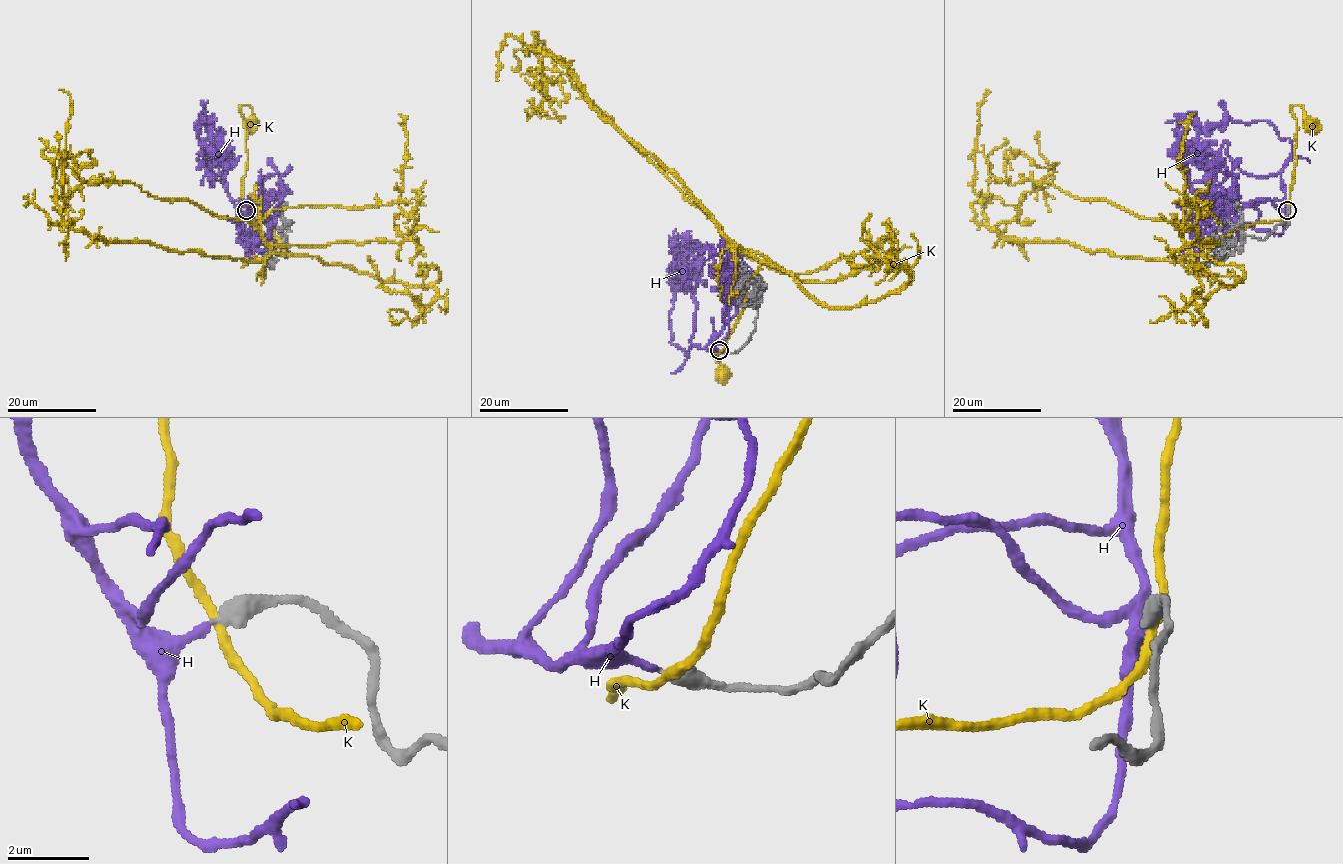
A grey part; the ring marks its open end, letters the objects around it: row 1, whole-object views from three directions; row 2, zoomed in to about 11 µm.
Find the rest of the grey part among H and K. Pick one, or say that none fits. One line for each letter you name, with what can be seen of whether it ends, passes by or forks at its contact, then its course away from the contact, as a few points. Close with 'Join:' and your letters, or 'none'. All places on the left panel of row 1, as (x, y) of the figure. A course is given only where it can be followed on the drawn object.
H: it ends there; it runs (247, 211), (238, 209), (219, 173), (221, 141), (226, 152), (213, 138), (210, 143), (202, 184)
Join: H

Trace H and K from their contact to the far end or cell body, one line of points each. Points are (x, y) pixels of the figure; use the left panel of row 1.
H: (247, 211), (238, 209), (219, 173), (221, 141), (226, 152), (213, 138), (210, 143), (202, 184)
K: (248, 209), (288, 255), (206, 256), (91, 238), (72, 228), (61, 215), (70, 96), (59, 90)

